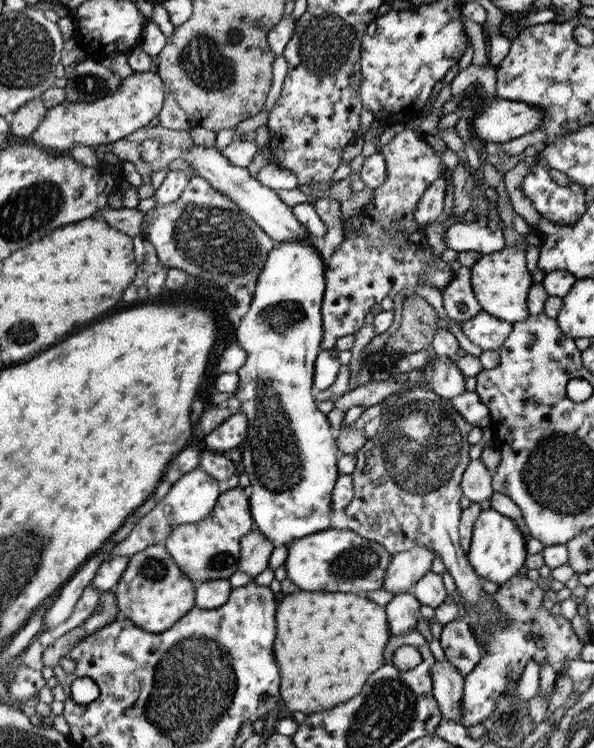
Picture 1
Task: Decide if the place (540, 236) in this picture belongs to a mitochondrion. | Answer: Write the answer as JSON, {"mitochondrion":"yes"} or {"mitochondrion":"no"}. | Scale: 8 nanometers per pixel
{"mitochondrion":"no"}

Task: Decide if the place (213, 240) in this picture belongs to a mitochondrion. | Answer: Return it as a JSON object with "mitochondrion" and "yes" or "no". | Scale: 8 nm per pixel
{"mitochondrion":"yes"}

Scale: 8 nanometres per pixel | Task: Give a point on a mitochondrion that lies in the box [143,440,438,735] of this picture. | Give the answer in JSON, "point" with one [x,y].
{"point":[354,563]}

